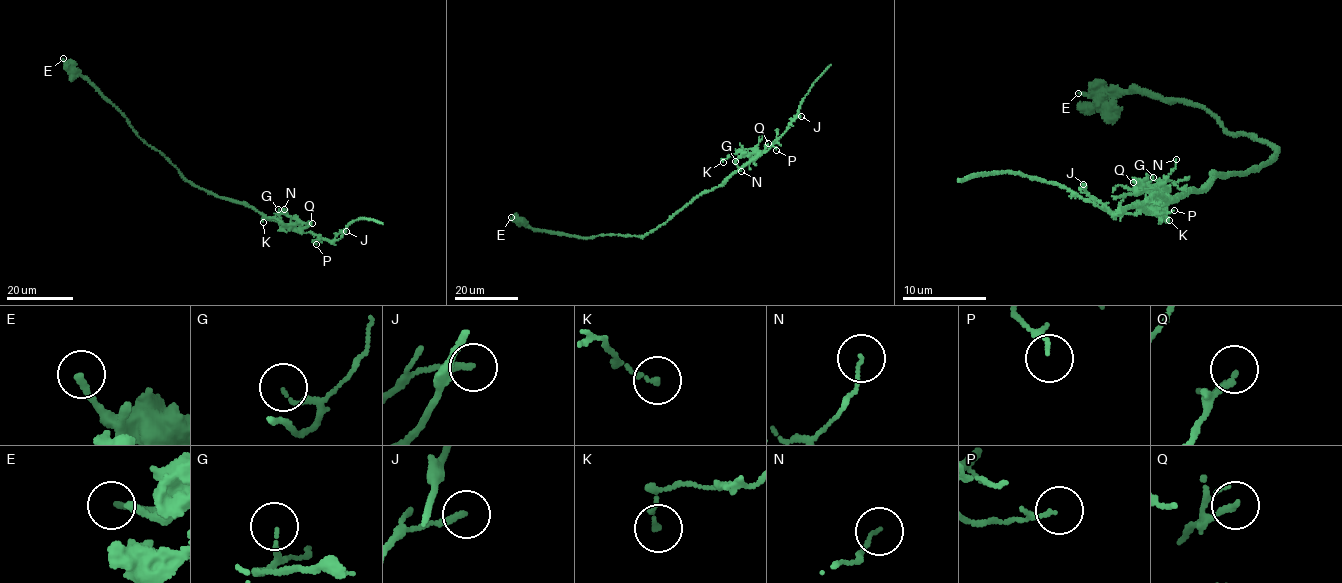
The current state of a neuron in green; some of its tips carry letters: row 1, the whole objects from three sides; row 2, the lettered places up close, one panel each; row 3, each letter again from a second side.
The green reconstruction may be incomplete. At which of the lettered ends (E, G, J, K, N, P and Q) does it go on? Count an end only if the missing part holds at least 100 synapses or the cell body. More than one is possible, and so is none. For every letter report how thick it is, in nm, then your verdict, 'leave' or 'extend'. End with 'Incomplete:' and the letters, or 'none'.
E: 170 nm | leave
G: 90 nm | leave
J: 200 nm | leave
K: 130 nm | leave
N: 90 nm | leave
P: 150 nm | leave
Q: 170 nm | leave
Incomplete: none

